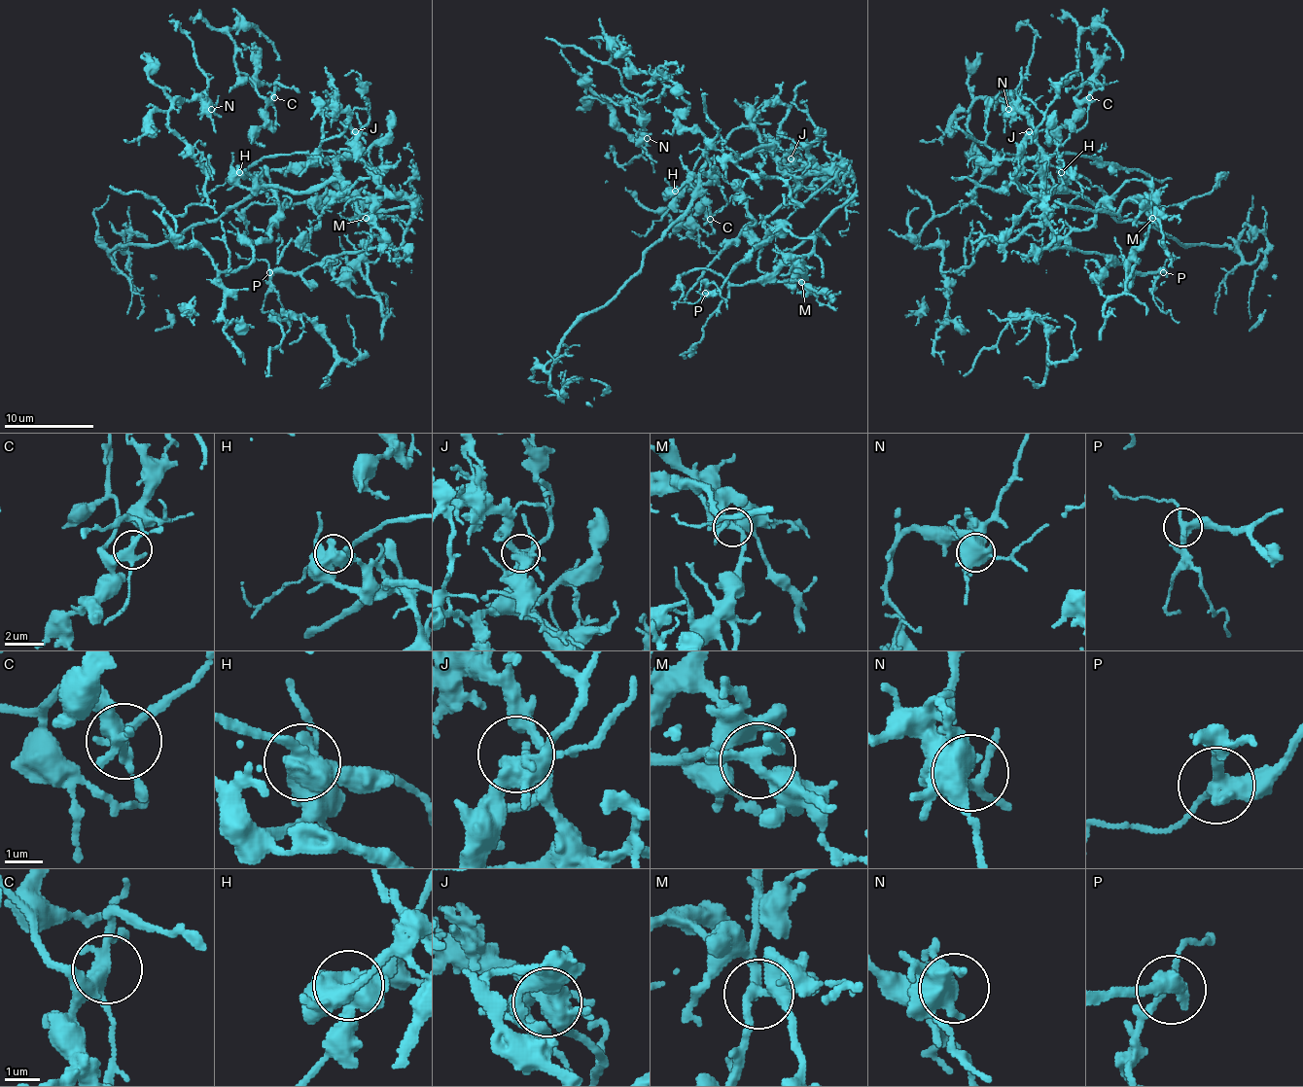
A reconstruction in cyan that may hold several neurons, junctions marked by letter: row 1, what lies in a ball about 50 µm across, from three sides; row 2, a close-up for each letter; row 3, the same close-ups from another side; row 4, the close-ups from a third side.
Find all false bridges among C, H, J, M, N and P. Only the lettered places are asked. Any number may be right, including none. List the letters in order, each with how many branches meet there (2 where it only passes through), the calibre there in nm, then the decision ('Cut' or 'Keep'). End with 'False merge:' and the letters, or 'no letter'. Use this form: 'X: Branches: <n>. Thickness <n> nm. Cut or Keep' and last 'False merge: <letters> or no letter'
C: Branches: 4. Thickness 320 nm. Keep
H: Branches: 5. Thickness 550 nm. Cut
J: Branches: 7. Thickness 440 nm. Keep
M: Branches: 3. Thickness 280 nm. Keep
N: Branches: 6. Thickness 550 nm. Keep
P: Branches: 4. Thickness 320 nm. Keep
False merge: H

